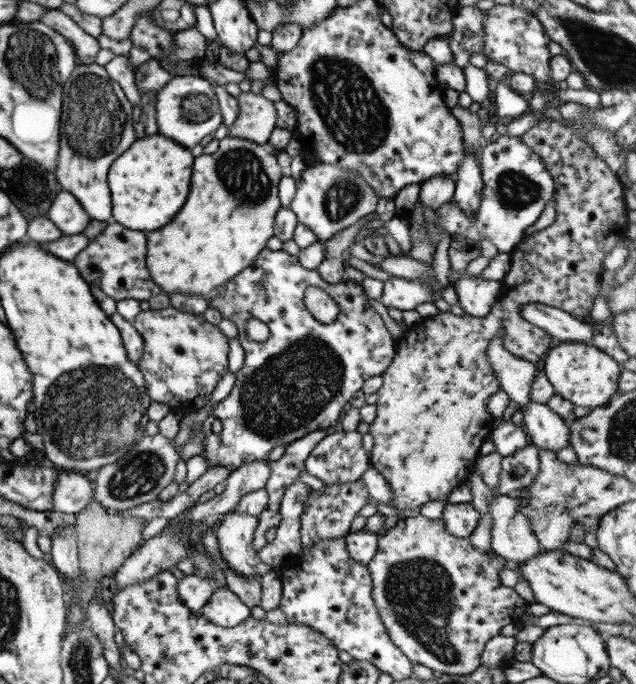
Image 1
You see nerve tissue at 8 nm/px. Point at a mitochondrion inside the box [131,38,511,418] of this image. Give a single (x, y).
(353, 110)

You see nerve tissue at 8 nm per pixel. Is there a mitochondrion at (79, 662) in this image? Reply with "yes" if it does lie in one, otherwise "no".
yes

